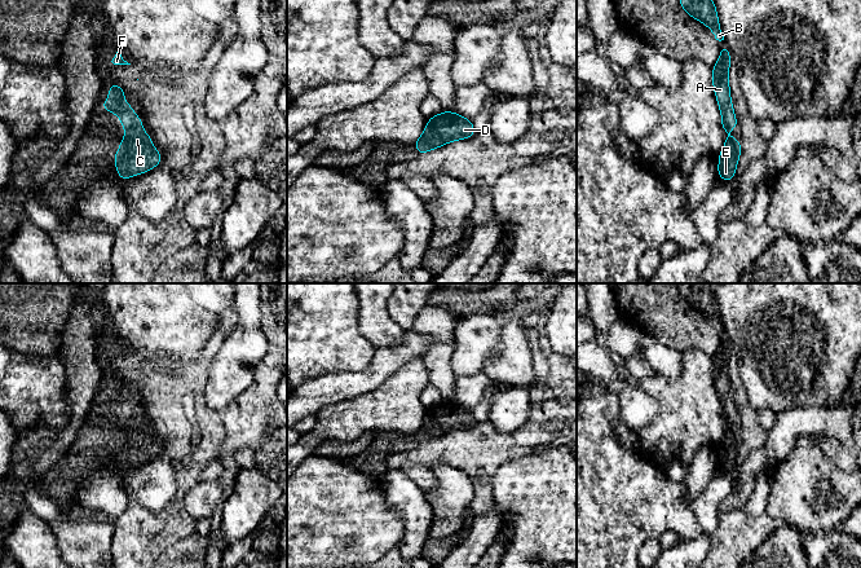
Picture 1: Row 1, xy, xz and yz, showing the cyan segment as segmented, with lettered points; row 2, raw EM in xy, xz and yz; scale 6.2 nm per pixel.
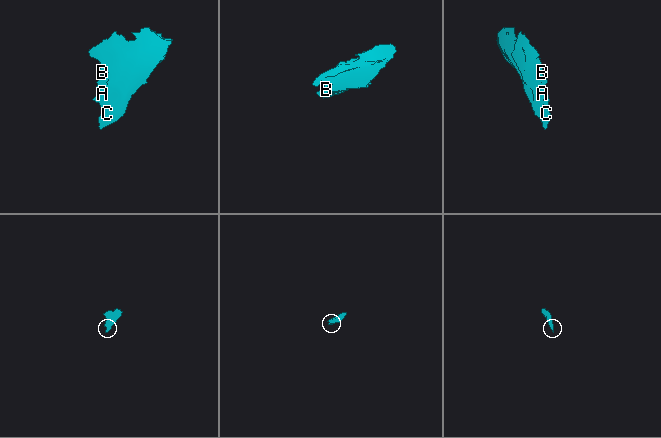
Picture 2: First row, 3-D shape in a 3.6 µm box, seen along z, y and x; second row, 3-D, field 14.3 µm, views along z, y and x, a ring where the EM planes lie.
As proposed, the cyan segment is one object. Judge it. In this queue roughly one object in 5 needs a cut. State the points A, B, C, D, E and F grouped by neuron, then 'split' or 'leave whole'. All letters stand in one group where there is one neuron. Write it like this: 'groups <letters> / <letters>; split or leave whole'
groups A B C D E F; leave whole

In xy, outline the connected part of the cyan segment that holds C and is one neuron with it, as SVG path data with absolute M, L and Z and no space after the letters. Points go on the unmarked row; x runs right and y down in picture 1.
M116 373L109 375L109 388L100 392L101 397L116 404L125 419L119 440L114 445L116 463L124 471L136 464L142 464L162 452L160 442L155 439L142 418L142 409L133 402L133 397L125 392L124 379Z

